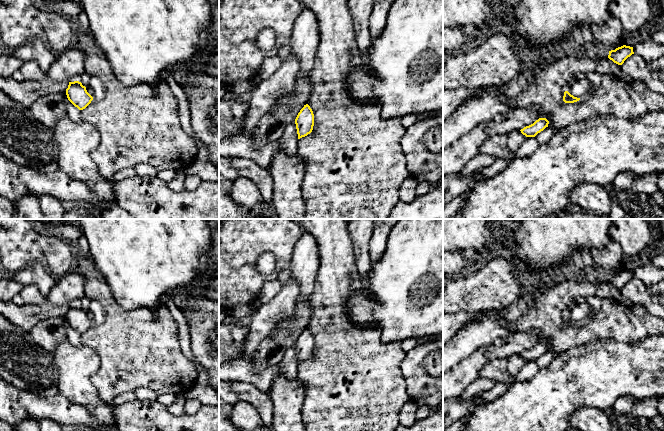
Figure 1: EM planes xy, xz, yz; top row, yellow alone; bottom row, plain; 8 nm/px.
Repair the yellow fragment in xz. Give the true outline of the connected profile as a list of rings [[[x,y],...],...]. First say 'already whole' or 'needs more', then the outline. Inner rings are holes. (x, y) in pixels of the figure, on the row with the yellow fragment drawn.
already whole; [[[308,104],[304,105],[298,113],[295,119],[295,124],[298,139],[305,137],[312,132],[314,126],[314,114]]]

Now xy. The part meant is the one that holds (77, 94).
already whole; [[[79,81],[69,82],[66,95],[68,100],[79,110],[85,109],[93,100],[86,87]]]

